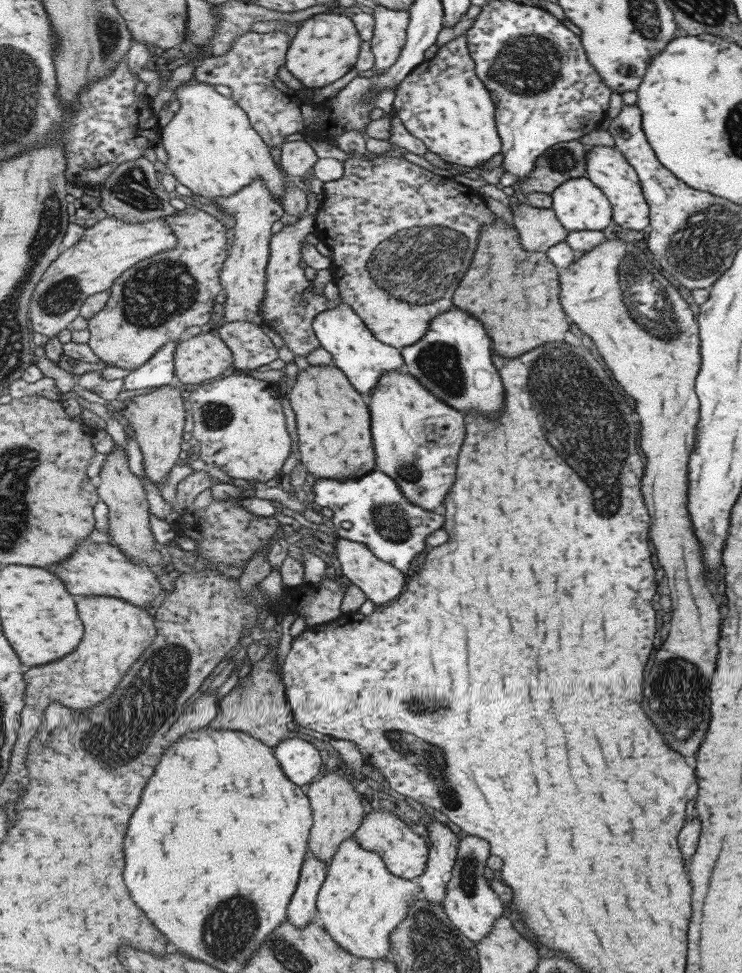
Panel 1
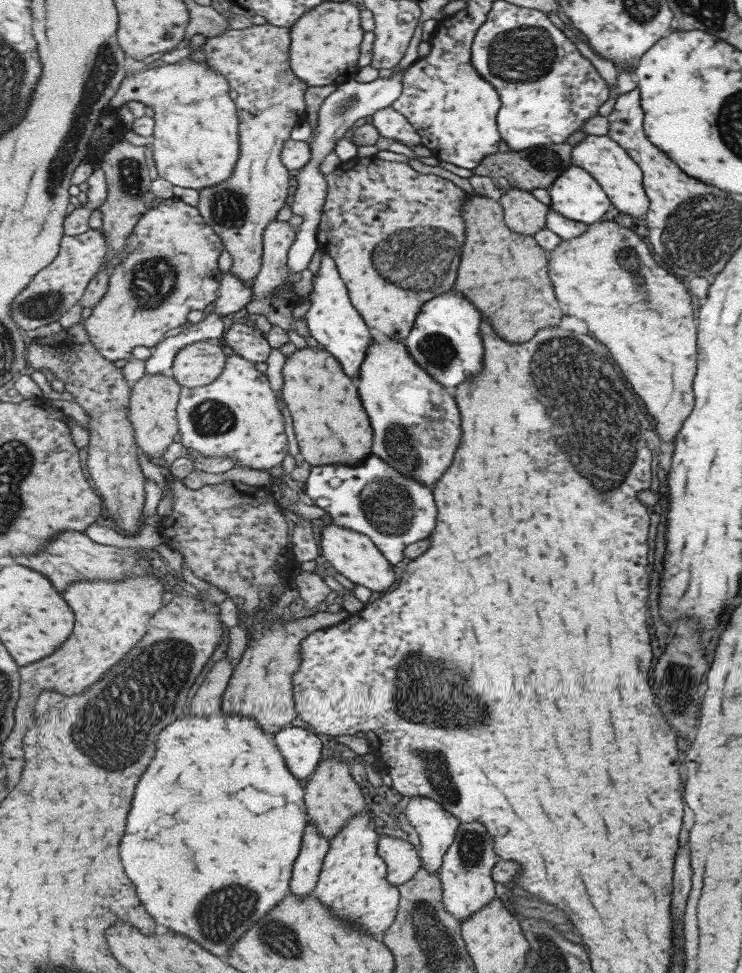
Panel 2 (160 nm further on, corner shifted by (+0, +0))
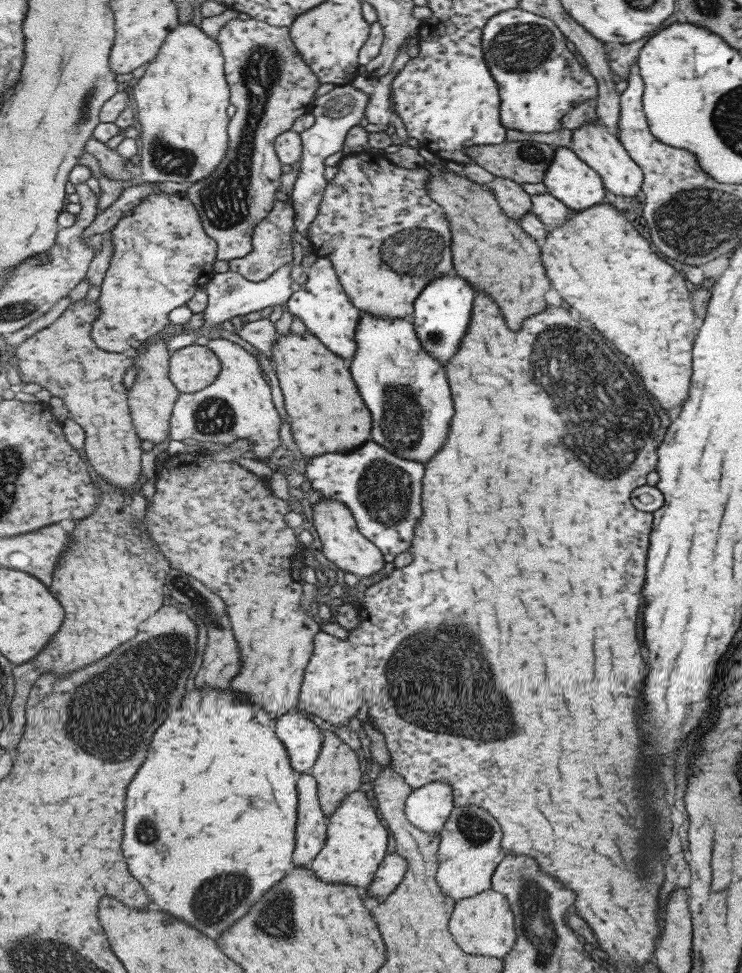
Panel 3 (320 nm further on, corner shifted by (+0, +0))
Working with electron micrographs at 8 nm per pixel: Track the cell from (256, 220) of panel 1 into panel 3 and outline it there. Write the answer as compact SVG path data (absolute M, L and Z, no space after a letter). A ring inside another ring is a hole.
M236 17L218 33L216 41L223 50L225 74L236 107L228 126L230 147L215 173L189 185L184 195L200 211L205 232L217 241L217 259L230 261L253 252L254 228L272 209L273 194L279 188L282 164L275 158L275 138L289 130L297 116L305 114L320 82L301 62L287 27Z

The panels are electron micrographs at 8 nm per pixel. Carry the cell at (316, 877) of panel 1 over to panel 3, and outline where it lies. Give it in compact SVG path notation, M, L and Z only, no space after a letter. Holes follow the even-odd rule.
M309 771L301 773L297 794L297 844L292 864L305 868L312 864L324 846L327 818L319 803L317 782Z

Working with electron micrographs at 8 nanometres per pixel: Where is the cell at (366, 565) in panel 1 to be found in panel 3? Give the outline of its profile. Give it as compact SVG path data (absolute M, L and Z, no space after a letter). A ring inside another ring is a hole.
M325 497L312 504L312 525L322 544L322 554L345 573L351 573L361 578L371 576L383 568L384 558L381 551L367 538L361 536L357 530L351 512L342 502L326 499Z

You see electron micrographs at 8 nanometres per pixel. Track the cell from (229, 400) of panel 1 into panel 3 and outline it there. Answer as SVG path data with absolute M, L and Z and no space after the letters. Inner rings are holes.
M220 336L211 338L206 345L218 354L222 362L220 377L207 389L181 394L174 407L169 440L193 439L225 446L237 440L252 440L250 456L261 461L267 460L279 446L279 416L271 404L269 386L265 384L265 376L257 357L247 352L243 346Z

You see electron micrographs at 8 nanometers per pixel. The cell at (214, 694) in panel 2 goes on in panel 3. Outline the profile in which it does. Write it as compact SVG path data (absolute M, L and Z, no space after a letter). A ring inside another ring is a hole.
M173 568L168 574L166 582L168 595L174 598L181 609L184 610L195 622L204 624L206 628L206 647L202 656L202 665L195 677L195 684L199 687L213 687L229 689L232 680L241 672L244 667L244 660L241 657L241 650L232 629L232 622L227 612L227 604L209 588L205 588L203 582L197 578L175 570ZM195 608L195 610L193 610Z

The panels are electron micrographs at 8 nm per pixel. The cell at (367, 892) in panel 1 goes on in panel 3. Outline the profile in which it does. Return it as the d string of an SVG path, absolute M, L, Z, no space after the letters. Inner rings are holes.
M359 789L350 792L341 799L337 808L327 818L324 846L311 864L313 876L325 884L353 886L363 902L365 898L371 898L369 902L375 900L377 904L381 904L383 897L372 898L368 893L373 882L373 874L385 856L386 838L385 825L376 815L375 808L371 806L363 792Z

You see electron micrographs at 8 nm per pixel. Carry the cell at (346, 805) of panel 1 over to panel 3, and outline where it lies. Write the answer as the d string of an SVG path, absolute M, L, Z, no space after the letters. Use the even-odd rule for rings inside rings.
M332 730L324 731L324 744L321 745L319 756L311 765L309 774L317 782L319 803L326 818L337 808L342 798L358 789L361 782L361 772L359 771L357 756Z

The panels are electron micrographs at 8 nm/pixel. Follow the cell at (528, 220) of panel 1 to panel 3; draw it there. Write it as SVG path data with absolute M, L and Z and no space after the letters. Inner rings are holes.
M494 177L486 186L507 218L518 222L521 215L531 213L530 196L516 182Z

